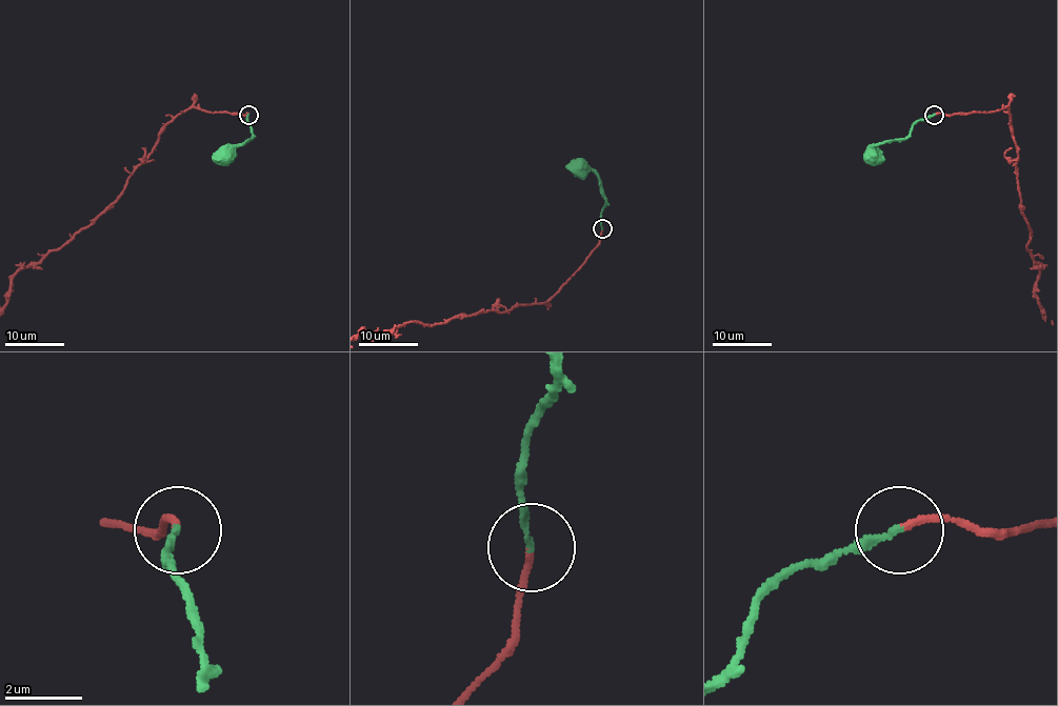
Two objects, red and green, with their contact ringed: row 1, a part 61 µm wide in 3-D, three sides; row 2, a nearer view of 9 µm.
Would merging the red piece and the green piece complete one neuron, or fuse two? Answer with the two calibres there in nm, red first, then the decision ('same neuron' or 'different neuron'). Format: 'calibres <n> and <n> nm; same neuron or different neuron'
calibres 160 and 160 nm; same neuron

